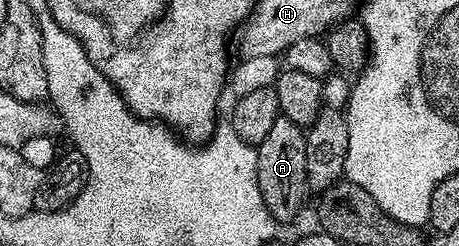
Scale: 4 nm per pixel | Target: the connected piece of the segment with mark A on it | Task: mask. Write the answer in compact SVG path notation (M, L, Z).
M280 116L273 123L269 135L261 139L255 155L255 181L259 184L261 199L276 223L291 221L303 205L303 196L309 193L305 171L305 147L307 135L304 126L293 123L288 117Z

